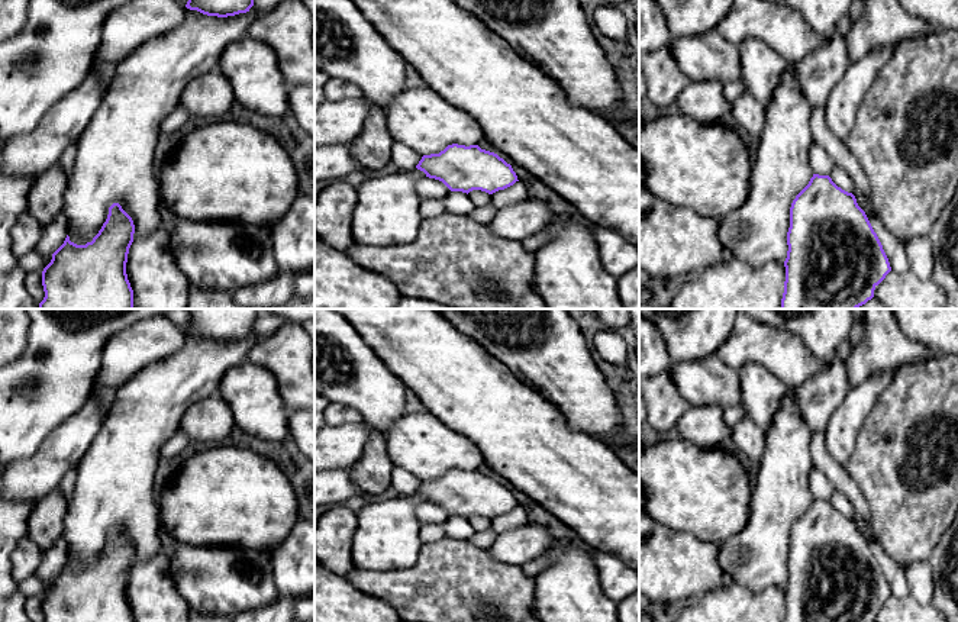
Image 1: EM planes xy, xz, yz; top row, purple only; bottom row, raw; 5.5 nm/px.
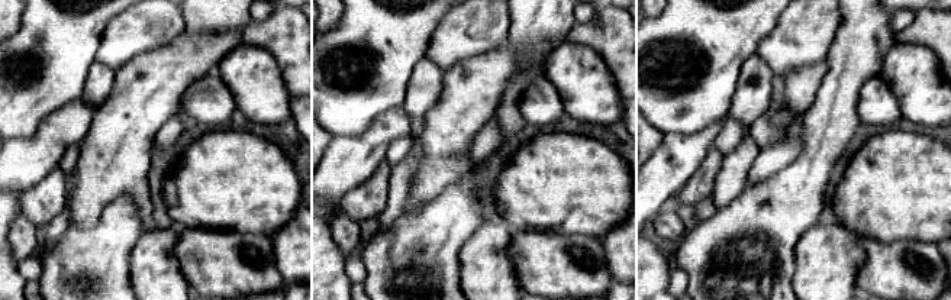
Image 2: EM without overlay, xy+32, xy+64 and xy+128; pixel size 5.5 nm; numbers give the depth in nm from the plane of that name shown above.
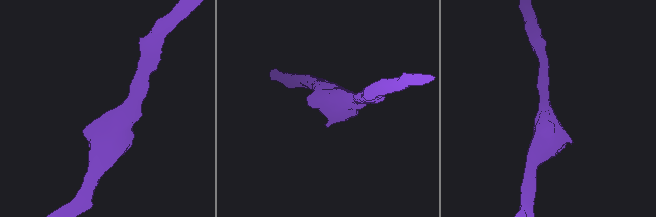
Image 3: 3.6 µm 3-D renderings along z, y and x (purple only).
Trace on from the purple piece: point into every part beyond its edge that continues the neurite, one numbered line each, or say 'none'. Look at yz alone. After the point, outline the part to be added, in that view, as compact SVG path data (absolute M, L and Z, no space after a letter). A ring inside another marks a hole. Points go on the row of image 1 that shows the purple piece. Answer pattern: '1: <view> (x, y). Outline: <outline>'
1: yz (755, 232). Outline: M788 64L770 103L765 106L758 154L752 162L749 194L741 207L720 219L719 239L732 258L754 267L786 261L790 207L796 196L813 177L809 161L809 148L813 144L810 133L812 112L813 107L806 100Z

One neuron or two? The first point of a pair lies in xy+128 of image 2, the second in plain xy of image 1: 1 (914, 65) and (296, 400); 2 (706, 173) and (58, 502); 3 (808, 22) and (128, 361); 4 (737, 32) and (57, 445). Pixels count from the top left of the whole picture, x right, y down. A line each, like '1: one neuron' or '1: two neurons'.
1: two neurons
2: one neuron
3: one neuron
4: two neurons

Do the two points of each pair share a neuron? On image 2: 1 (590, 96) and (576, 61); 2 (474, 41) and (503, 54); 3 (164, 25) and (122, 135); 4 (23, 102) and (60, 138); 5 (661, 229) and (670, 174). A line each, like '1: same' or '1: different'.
1: same
2: different
3: different
4: different
5: different

